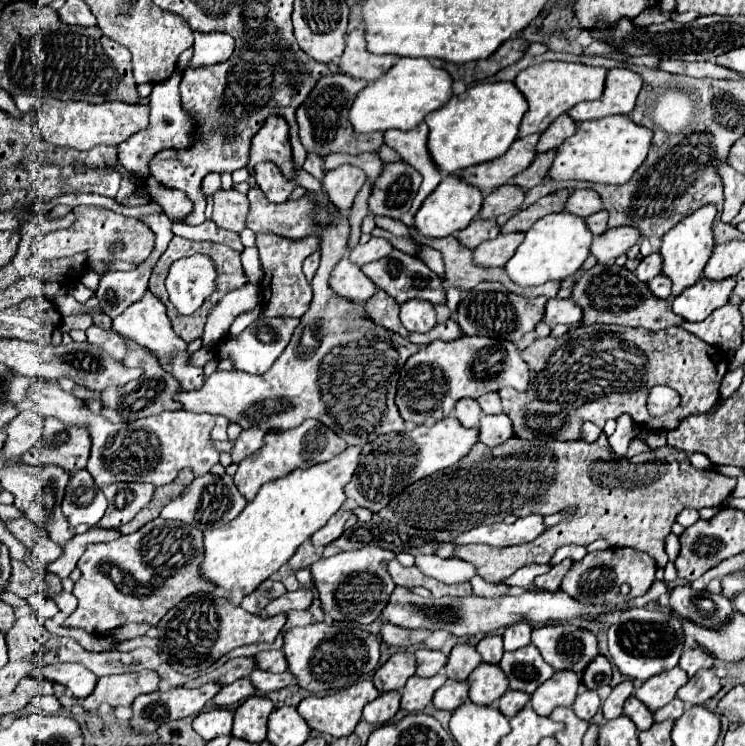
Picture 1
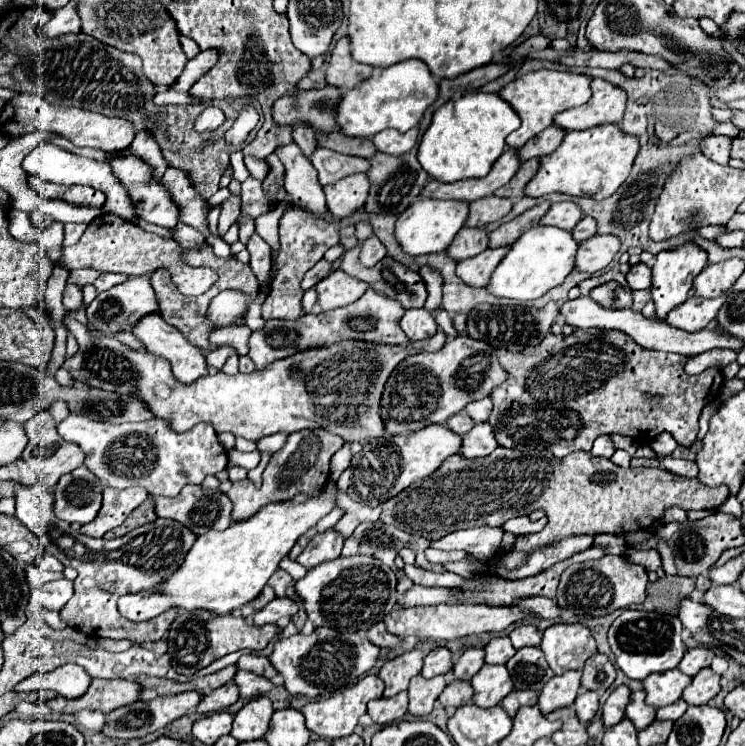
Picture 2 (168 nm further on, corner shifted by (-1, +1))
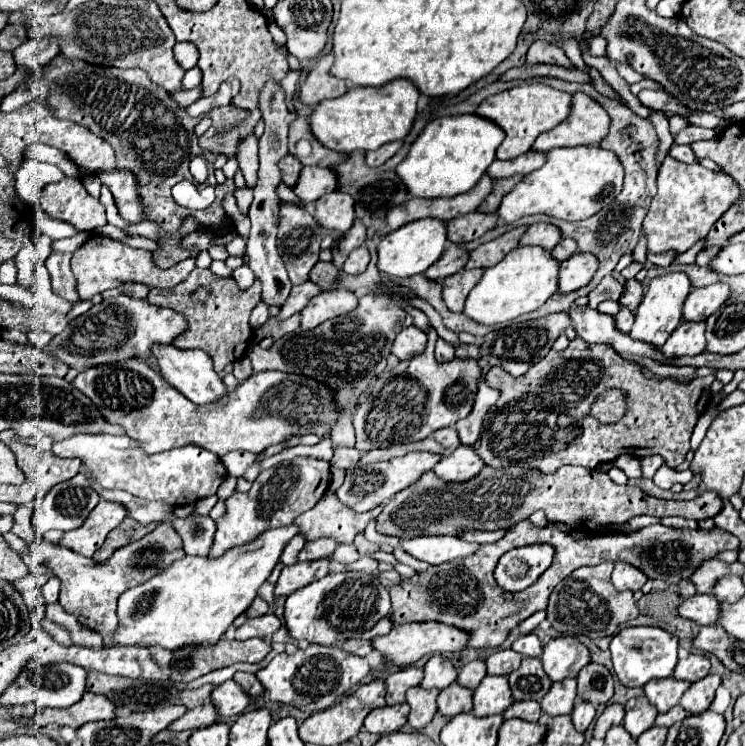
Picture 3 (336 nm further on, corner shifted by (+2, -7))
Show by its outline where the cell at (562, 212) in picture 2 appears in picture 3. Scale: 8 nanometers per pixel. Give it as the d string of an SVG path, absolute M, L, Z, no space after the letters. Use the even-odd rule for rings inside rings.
M537 223L537 225L527 227L523 237L519 239L519 247L537 245L537 247L543 247L545 251L551 251L559 243L559 239L561 239L561 235L559 235L557 227L547 225L547 223Z

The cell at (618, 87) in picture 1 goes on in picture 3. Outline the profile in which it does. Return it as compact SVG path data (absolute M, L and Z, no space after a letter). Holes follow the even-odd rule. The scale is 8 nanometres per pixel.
M575 93L571 99L571 113L551 131L541 133L533 151L547 153L555 147L577 147L577 145L599 145L607 135L611 121L599 103L591 101L585 93Z

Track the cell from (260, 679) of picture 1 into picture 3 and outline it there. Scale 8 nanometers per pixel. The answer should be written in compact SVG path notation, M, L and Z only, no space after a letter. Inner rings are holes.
M231 679L211 691L211 703L215 705L219 717L231 717L239 715L249 705L249 699L239 691L239 685L235 685L235 681Z

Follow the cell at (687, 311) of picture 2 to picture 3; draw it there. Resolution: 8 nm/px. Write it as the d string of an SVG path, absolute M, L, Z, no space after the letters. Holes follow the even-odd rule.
M681 323L661 349L661 353L667 359L685 355L695 357L703 351L705 351L705 323Z

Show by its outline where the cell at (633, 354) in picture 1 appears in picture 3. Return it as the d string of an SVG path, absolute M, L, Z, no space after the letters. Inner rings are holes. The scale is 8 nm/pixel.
M575 337L565 351L549 351L545 359L535 363L525 375L513 377L501 367L491 367L487 373L487 383L501 391L495 407L485 415L481 435L475 443L475 453L489 467L507 467L517 465L525 469L539 469L543 473L555 473L561 465L583 465L595 469L599 463L615 461L623 453L637 457L661 455L671 469L677 469L685 455L689 453L689 439L699 415L709 405L709 387L715 381L715 375L695 379L689 385L677 381L651 381L641 373L637 363L629 363L619 357L611 347L587 345L583 339ZM607 387L619 387L627 391L627 415L615 425L603 425L597 419L587 415L589 405L603 393Z

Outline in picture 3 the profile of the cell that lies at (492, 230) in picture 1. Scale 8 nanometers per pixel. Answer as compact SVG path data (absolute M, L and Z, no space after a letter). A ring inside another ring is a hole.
M451 245L451 247L439 257L439 261L433 263L423 275L425 275L427 279L431 279L431 281L443 281L445 277L461 271L461 269L465 267L467 259L469 259L469 253L467 253L467 251L463 251L459 245Z

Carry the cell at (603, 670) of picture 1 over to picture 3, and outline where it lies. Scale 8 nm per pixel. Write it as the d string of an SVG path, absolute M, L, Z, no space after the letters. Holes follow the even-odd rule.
M589 663L577 677L577 695L593 705L607 703L613 697L613 675L607 667Z

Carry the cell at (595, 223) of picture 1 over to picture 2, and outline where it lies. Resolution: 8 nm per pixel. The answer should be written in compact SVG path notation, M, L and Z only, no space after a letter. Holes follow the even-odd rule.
M584 217L584 219L572 229L574 239L578 239L580 243L586 241L586 239L590 239L594 233L596 233L596 219L594 219L594 217Z

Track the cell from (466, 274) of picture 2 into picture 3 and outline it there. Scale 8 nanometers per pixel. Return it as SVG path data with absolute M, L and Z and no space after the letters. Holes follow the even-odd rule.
M463 269L447 279L443 279L443 301L449 307L449 311L463 311L465 299L469 291L475 287L475 283L481 279L485 269Z

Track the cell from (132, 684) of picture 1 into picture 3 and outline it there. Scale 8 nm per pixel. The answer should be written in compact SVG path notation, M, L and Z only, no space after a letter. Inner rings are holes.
M85 693L83 699L67 709L41 709L33 721L37 727L45 725L67 725L67 727L81 727L89 721L109 721L115 717L115 705L109 699L103 699L103 695Z

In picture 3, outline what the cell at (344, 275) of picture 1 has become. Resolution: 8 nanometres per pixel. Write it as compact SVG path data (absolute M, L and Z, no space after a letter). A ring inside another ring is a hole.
M347 289L325 291L311 299L311 303L301 313L301 329L309 331L327 319L347 315L357 307L357 297Z

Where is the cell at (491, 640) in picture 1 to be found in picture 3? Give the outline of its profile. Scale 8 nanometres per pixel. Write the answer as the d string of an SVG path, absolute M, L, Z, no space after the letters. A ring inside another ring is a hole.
M499 649L487 659L489 675L509 675L521 665L523 655L515 653L513 649Z

